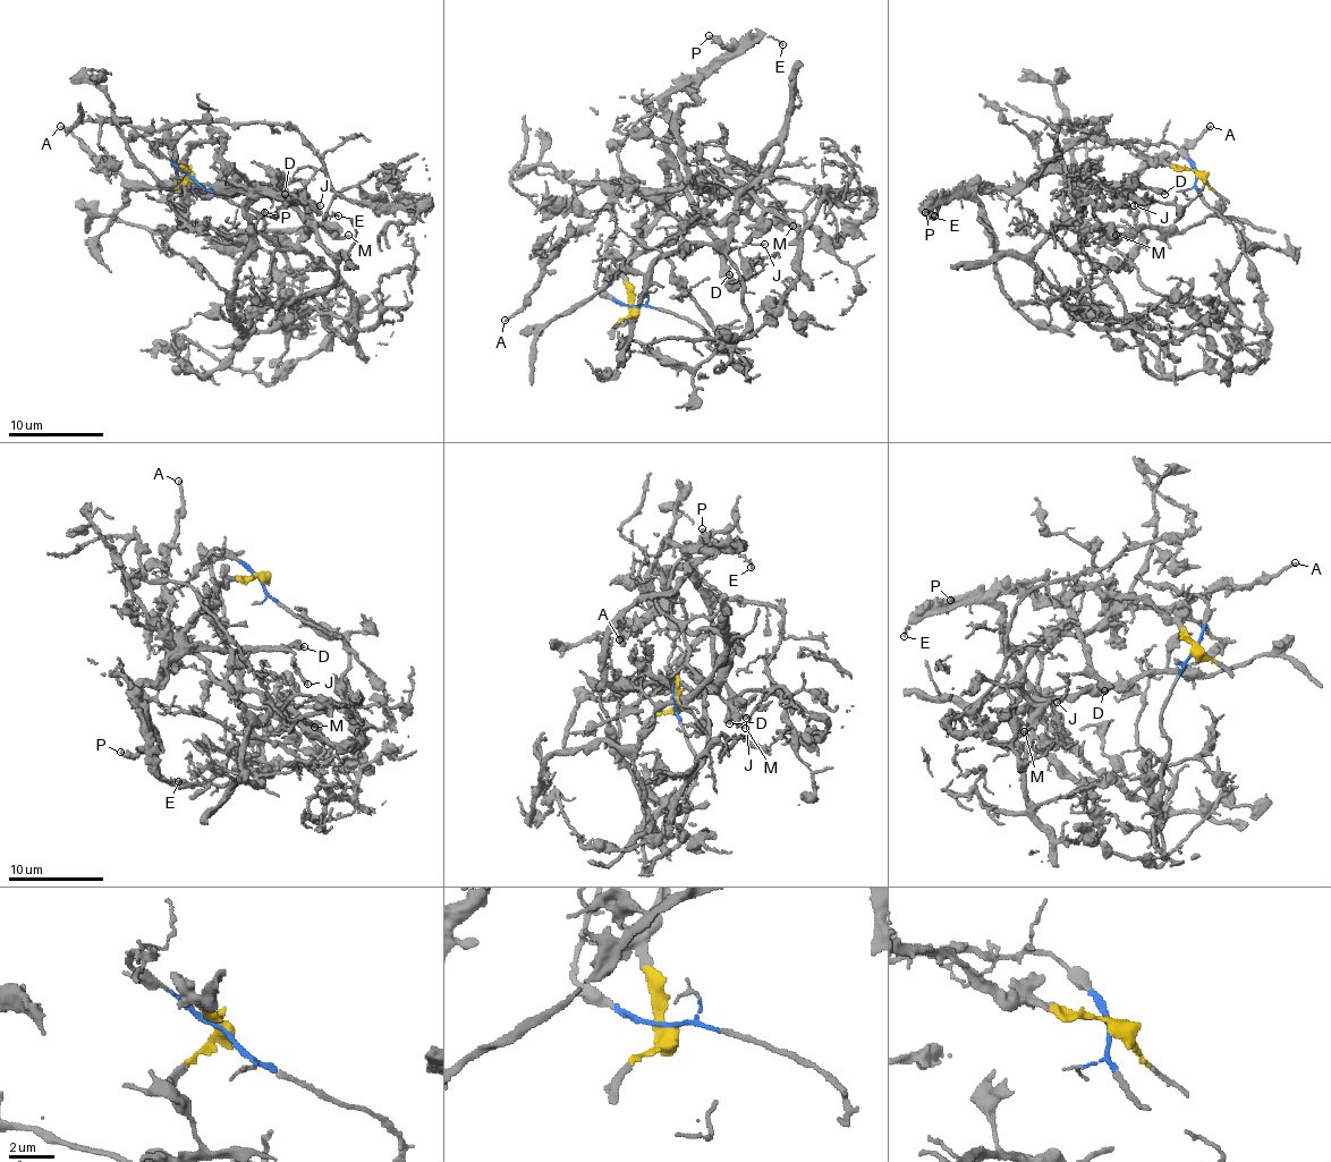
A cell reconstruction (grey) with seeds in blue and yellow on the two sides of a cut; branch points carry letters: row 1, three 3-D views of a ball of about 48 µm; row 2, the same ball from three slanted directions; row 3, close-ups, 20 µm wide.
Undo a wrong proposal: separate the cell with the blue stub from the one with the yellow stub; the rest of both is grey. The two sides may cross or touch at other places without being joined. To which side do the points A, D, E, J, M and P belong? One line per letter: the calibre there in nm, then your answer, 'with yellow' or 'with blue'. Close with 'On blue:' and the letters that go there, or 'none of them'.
A: 190 nm thick; with blue
D: 440 nm thick; with yellow
E: 130 nm thick; with yellow
J: 180 nm thick; with yellow
M: 160 nm thick; with blue
P: 360 nm thick; with yellow
On blue: A, M

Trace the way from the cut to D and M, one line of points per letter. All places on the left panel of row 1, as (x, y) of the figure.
D: (191, 172), (180, 163), (193, 149), (219, 140), (223, 146), (221, 157), (247, 183), (269, 183), (285, 194)
M: (191, 172), (263, 220), (299, 282), (304, 327), (282, 324), (340, 280), (299, 244), (308, 225), (349, 235)

